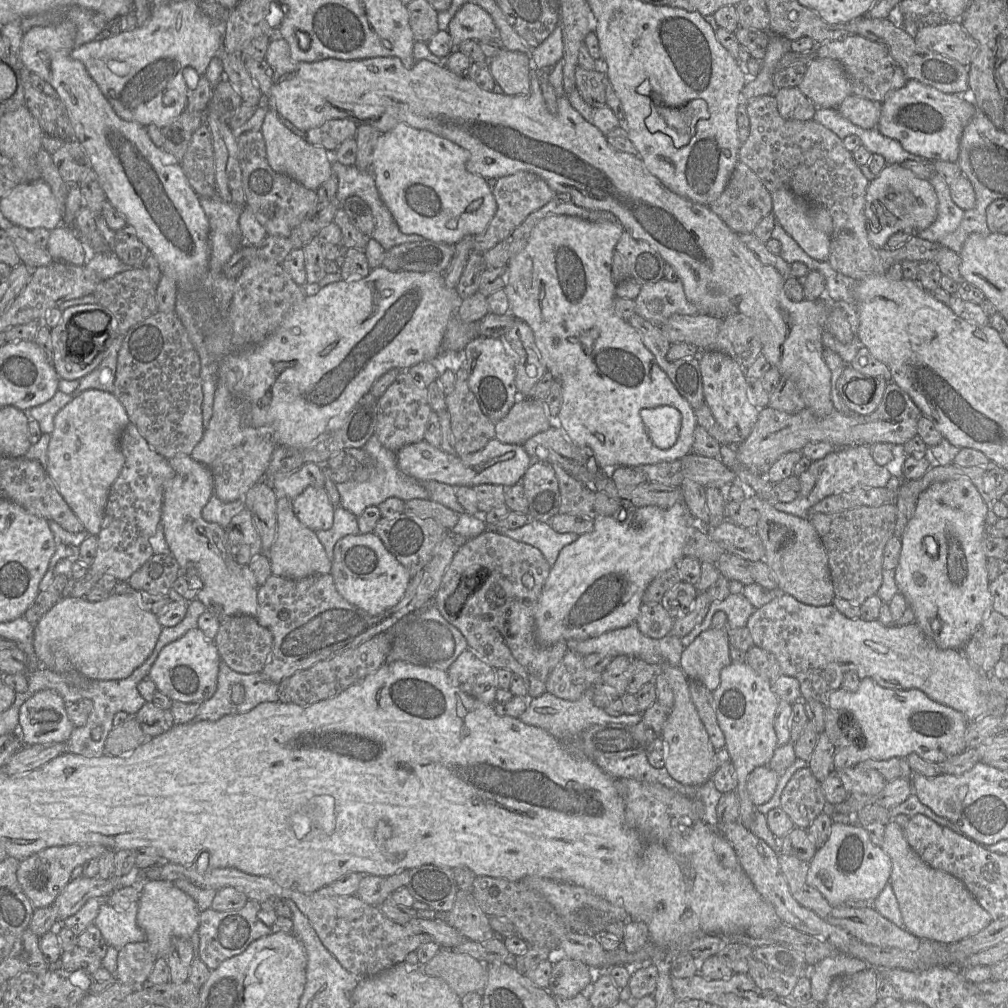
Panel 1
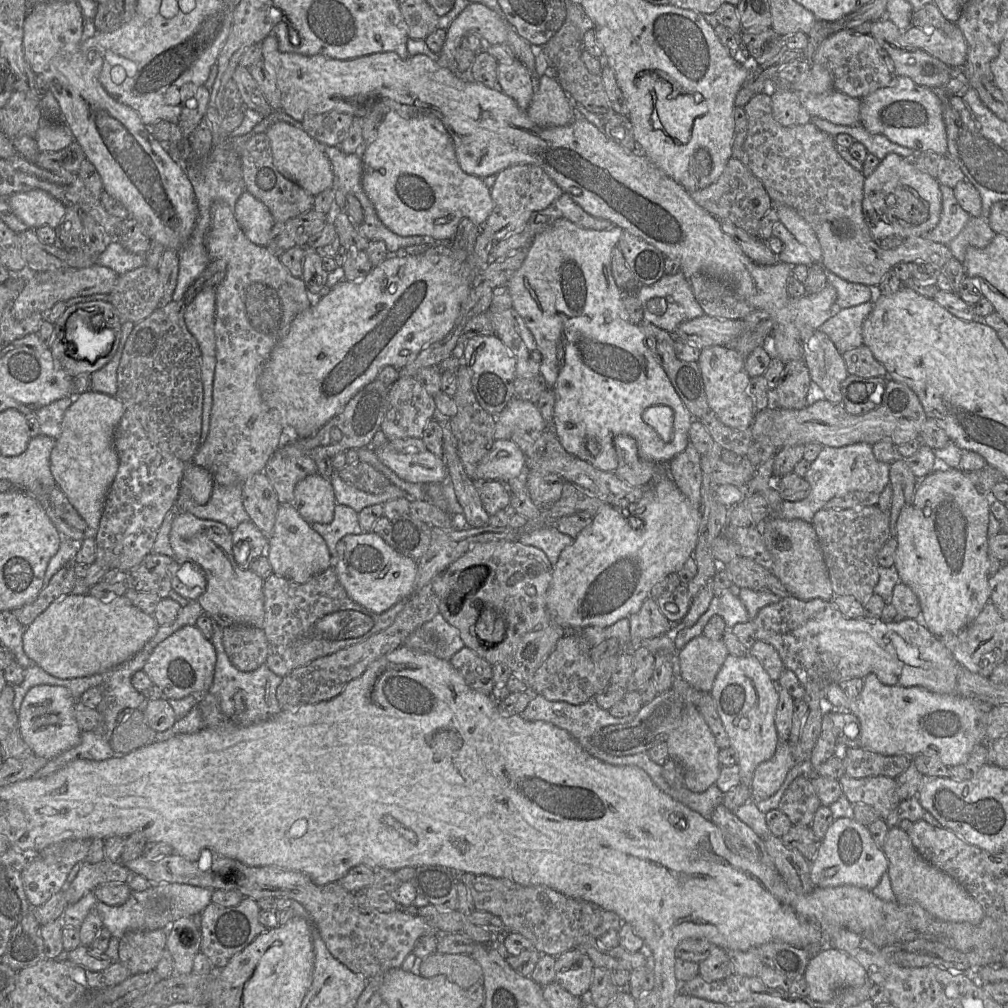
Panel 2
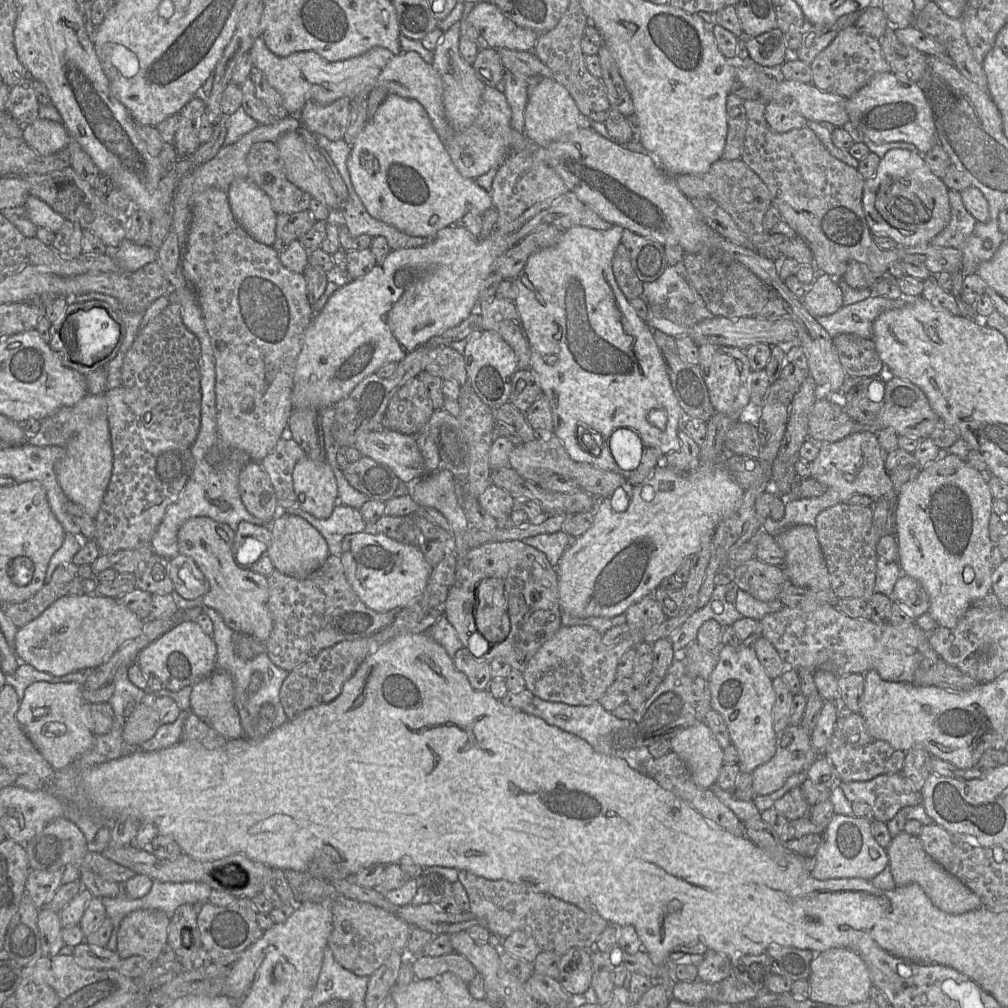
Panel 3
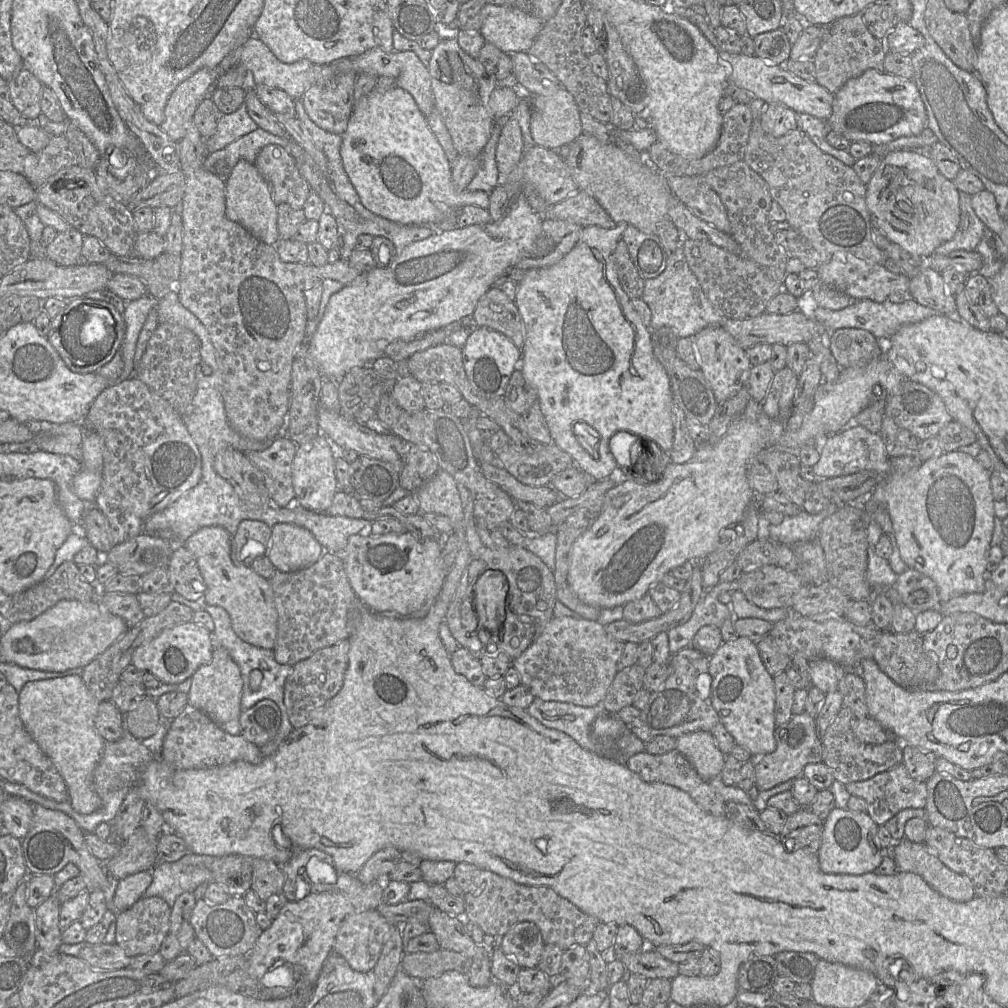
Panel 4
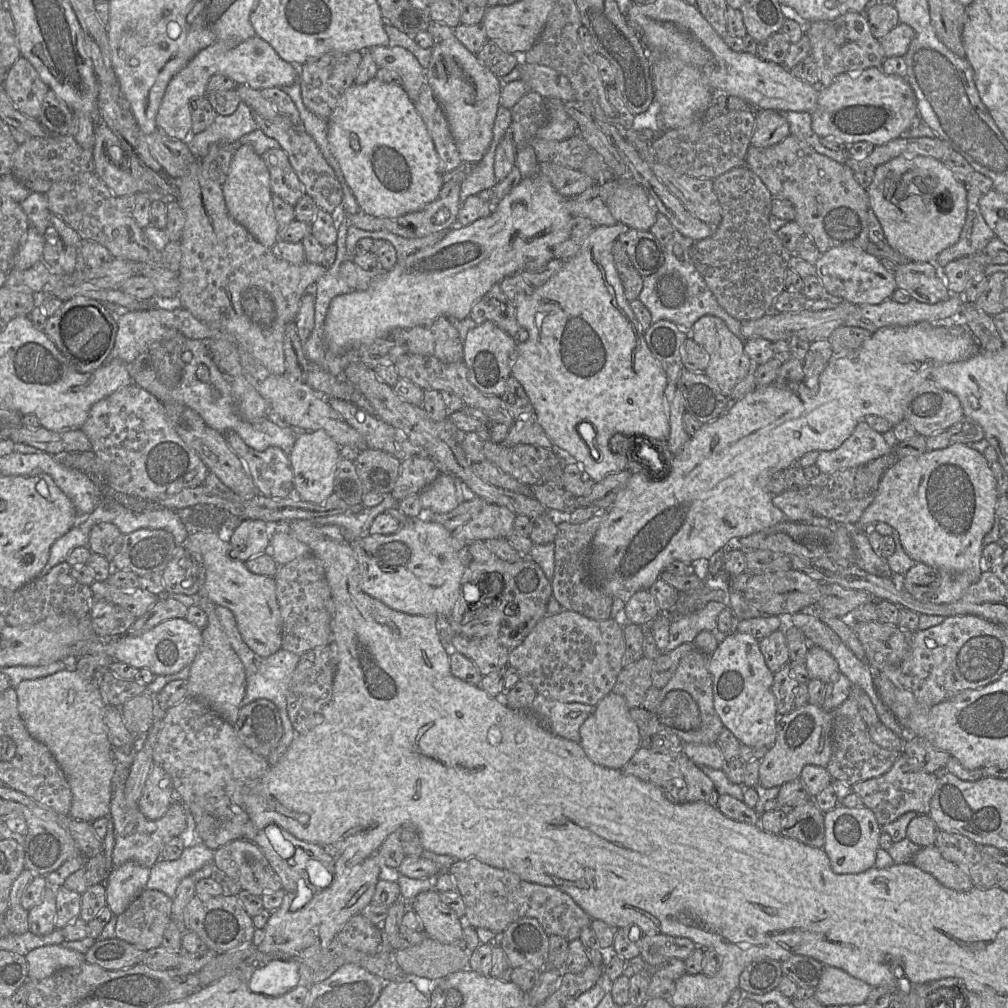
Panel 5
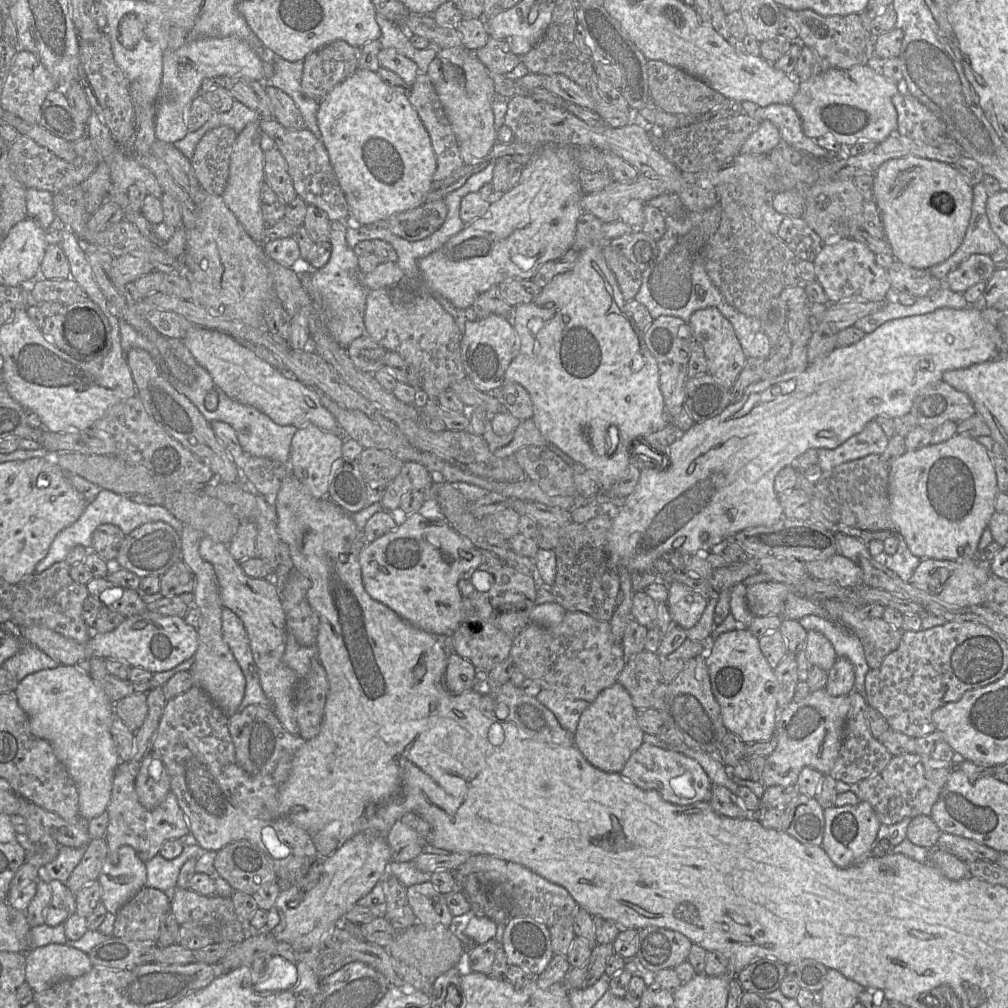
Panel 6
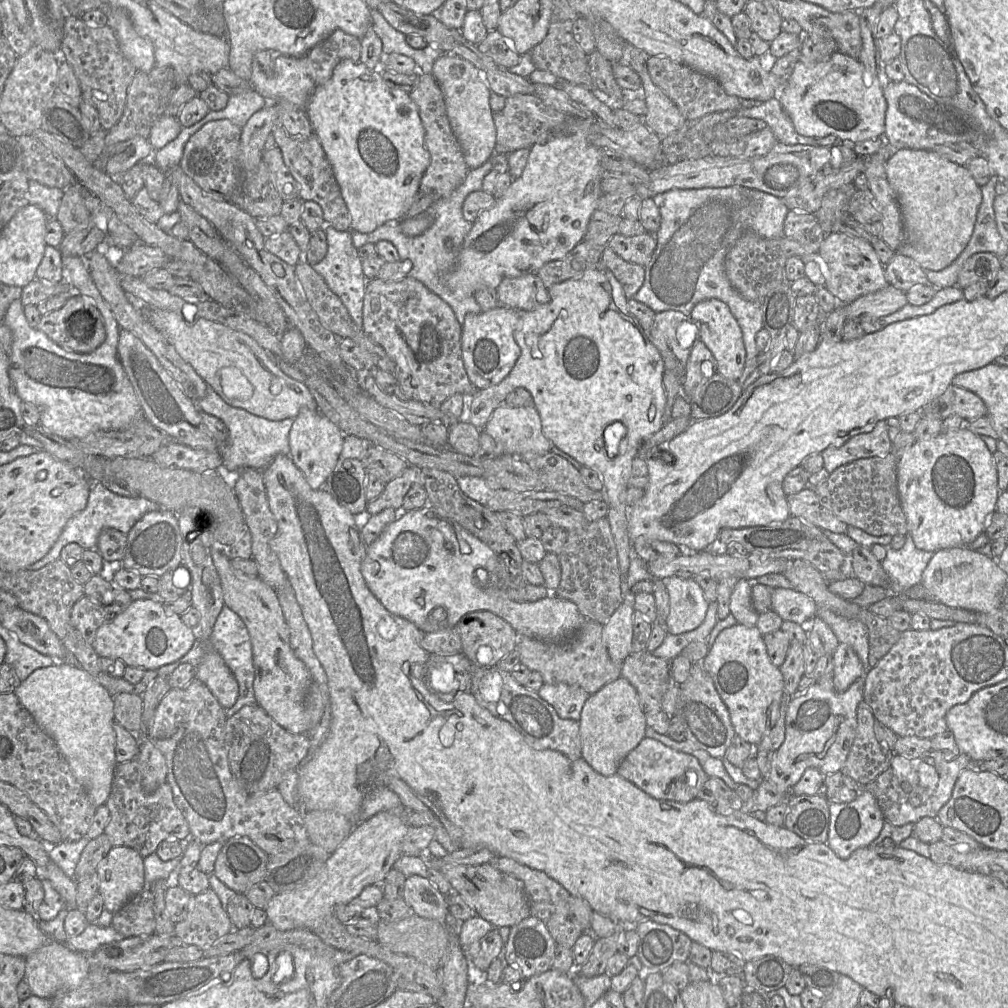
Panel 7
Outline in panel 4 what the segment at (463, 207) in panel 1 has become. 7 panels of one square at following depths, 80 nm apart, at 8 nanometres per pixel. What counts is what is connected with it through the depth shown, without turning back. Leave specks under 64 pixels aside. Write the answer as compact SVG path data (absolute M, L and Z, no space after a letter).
M402 88L384 92L371 91L354 103L347 129L341 135L340 154L344 169L361 203L370 212L406 226L424 226L440 223L450 213L467 205L484 209L490 206L490 194L485 191L458 191L452 182L452 164L428 126L414 98Z

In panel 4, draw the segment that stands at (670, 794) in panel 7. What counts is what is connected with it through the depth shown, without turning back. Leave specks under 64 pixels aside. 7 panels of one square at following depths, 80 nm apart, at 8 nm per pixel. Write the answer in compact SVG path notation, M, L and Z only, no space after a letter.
M677 750L666 754L652 755L644 751L628 759L626 766L646 782L664 783L686 793L706 812L715 816L726 816L725 802L711 787L709 782L700 778L691 763Z

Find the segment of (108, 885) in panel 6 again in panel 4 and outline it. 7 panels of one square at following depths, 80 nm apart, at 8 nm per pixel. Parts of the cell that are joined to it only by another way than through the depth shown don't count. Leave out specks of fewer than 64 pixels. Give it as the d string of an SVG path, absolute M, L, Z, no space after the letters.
M140 871L118 881L113 897L114 910L120 913L139 900L152 882L151 871Z

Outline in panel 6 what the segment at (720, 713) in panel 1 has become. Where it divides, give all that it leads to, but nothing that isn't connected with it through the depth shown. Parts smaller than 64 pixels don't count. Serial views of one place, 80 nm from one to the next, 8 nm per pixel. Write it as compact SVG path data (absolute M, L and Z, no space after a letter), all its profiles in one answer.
M747 627L724 632L711 642L705 662L727 730L746 744L770 740L777 724L778 681L760 649L759 638Z

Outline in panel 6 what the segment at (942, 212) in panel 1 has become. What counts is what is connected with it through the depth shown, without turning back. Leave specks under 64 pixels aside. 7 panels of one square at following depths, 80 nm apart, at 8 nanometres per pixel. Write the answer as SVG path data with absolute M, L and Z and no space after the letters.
M983 183L972 186L972 191L972 213L963 242L947 260L929 269L930 273L941 280L943 284L946 284L948 273L972 254L991 255L1002 245L992 230L986 214L986 203L989 195Z

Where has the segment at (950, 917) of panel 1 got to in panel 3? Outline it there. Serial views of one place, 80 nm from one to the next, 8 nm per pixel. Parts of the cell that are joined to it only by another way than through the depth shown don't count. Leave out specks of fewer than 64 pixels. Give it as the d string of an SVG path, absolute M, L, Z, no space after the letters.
M903 831L892 838L885 851L896 886L900 887L911 883L918 884L931 902L948 914L963 914L982 906L979 897L971 889L956 876L946 871L925 852L917 836L912 836Z

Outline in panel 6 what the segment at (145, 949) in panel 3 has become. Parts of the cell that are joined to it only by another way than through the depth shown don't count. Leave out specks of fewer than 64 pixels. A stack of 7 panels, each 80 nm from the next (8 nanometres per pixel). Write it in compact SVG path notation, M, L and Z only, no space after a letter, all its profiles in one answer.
M143 887L116 914L112 936L157 942L160 924L170 912L170 893Z

